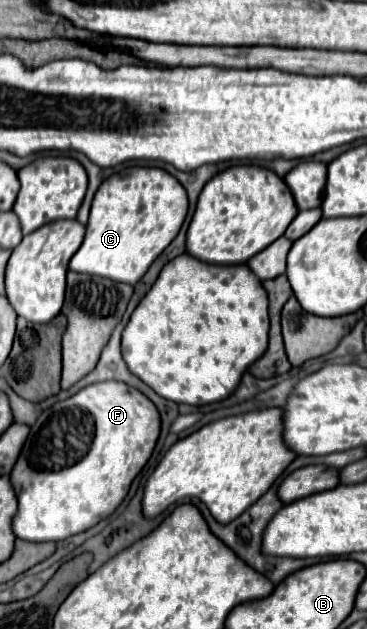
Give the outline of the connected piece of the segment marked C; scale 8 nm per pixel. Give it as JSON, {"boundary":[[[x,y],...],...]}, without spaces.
{"boundary":[[[128,167],[110,175],[94,195],[88,233],[82,247],[70,259],[70,271],[110,277],[136,285],[152,261],[178,235],[188,213],[188,197],[182,185],[158,167]]]}

